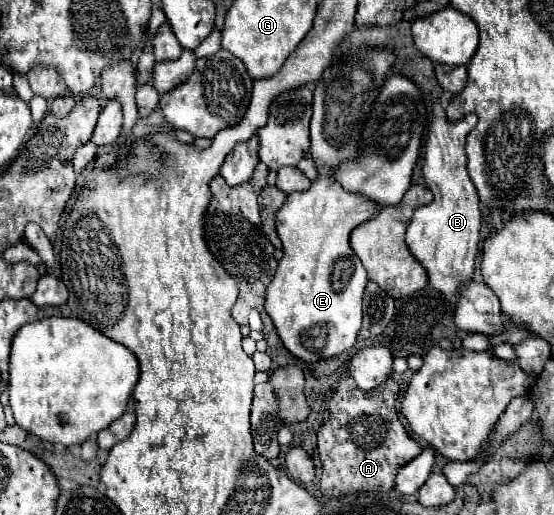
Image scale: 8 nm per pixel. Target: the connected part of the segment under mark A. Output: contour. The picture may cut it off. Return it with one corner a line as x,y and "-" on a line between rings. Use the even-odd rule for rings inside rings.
350,377
338,383
328,405
330,417
318,431
318,457
322,461
320,487
326,497
390,491
398,471
420,455
422,447
406,433
396,411
398,393
400,387
392,377
386,377
370,391
362,391

